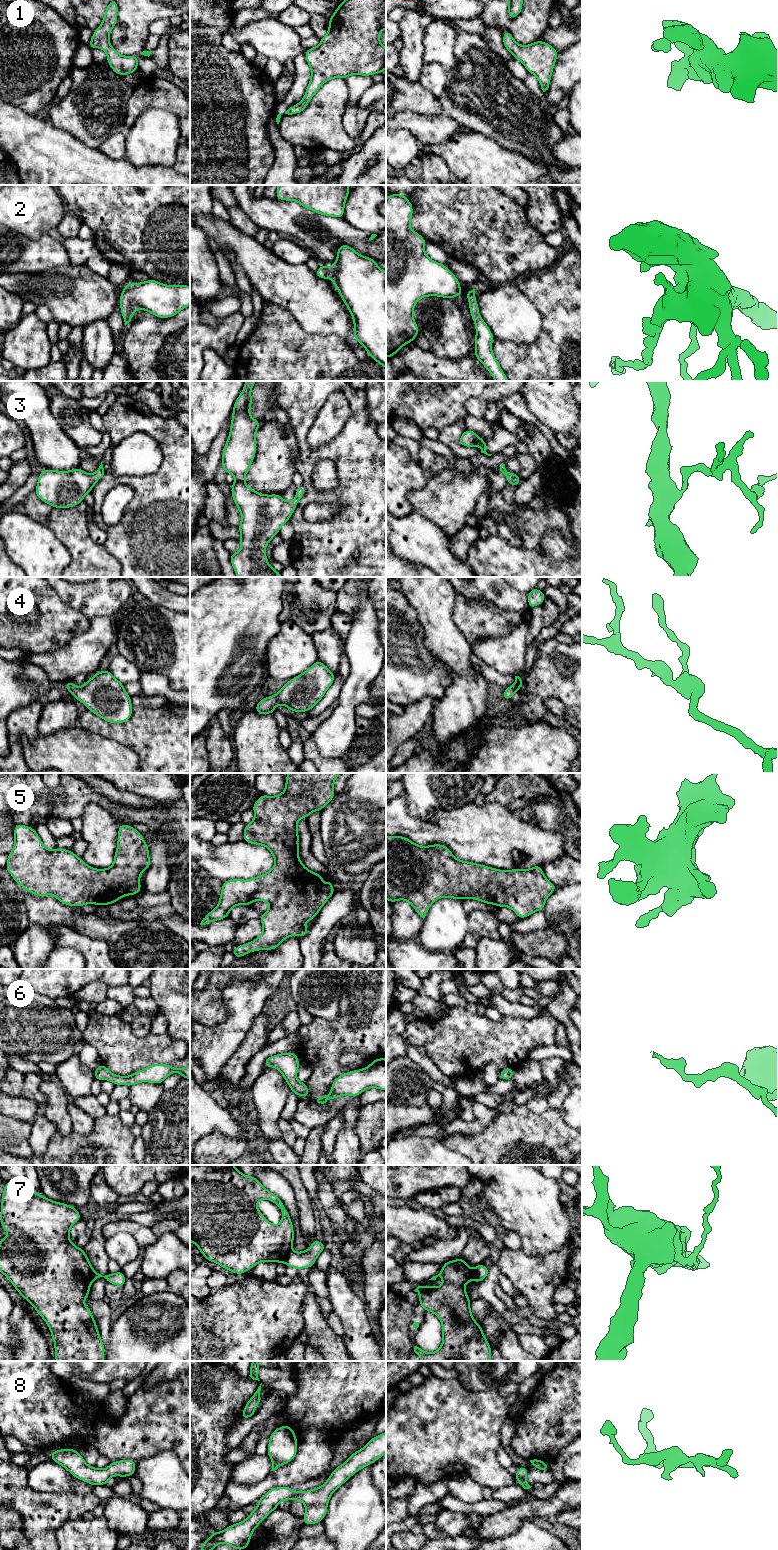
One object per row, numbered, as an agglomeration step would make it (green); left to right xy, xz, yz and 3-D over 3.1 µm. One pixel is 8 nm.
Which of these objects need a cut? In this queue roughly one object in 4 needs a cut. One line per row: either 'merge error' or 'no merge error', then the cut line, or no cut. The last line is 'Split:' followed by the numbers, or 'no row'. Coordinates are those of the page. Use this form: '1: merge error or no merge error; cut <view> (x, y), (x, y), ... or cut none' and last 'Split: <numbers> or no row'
1: no merge error; cut none
2: no merge error; cut none
3: no merge error; cut none
4: no merge error; cut none
5: no merge error; cut none
6: no merge error; cut none
7: merge error; cut xz (291, 1250), (283, 1261)
8: no merge error; cut none
Split: 7

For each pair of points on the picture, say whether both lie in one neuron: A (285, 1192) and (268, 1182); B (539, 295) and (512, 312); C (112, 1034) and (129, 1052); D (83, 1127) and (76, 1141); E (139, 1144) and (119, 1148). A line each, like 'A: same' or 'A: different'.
A: same
B: different
C: same
D: different
E: different

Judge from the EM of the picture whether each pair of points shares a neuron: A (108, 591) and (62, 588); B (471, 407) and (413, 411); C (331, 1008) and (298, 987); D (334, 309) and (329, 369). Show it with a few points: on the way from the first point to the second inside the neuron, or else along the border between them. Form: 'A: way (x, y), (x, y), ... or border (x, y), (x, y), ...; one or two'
A: way (97, 591), (73, 591); one
B: border (488, 400), (470, 397), (465, 403), (467, 414); two
C: way (323, 1000), (310, 987), (306, 987); one
D: border (309, 332), (324, 335), (336, 334), (347, 341); two

